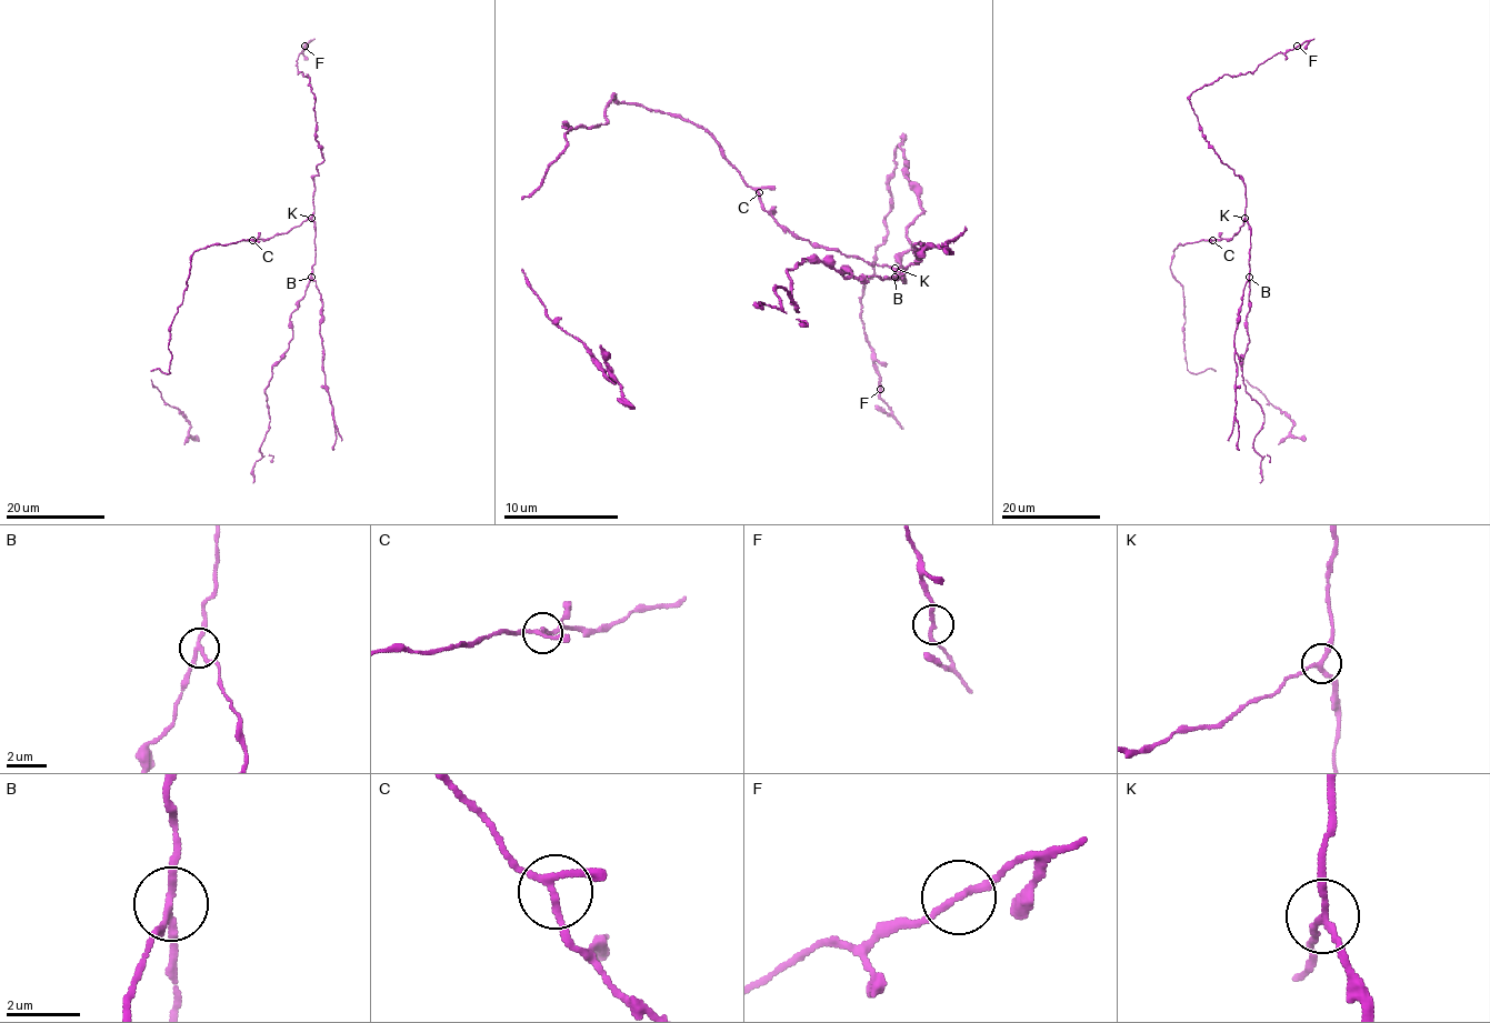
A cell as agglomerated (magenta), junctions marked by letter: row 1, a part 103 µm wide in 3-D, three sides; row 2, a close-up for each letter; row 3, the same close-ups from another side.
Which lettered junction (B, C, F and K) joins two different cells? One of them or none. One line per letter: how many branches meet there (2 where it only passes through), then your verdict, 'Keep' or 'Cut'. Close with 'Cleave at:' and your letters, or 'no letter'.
B: Branches: 3. Cut
C: Branches: 3. Keep
F: Branches: 2. Keep
K: Branches: 3. Keep
Cleave at: B

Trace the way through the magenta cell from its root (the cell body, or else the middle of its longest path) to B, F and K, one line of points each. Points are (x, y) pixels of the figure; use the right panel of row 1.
B: (1212, 240), (1230, 239), (1246, 220), (1250, 230), (1249, 278)
F: (1212, 240), (1230, 239), (1242, 226), (1244, 183), (1204, 138), (1189, 97), (1223, 74), (1252, 72), (1297, 46)
K: (1212, 240), (1230, 239), (1244, 218)

